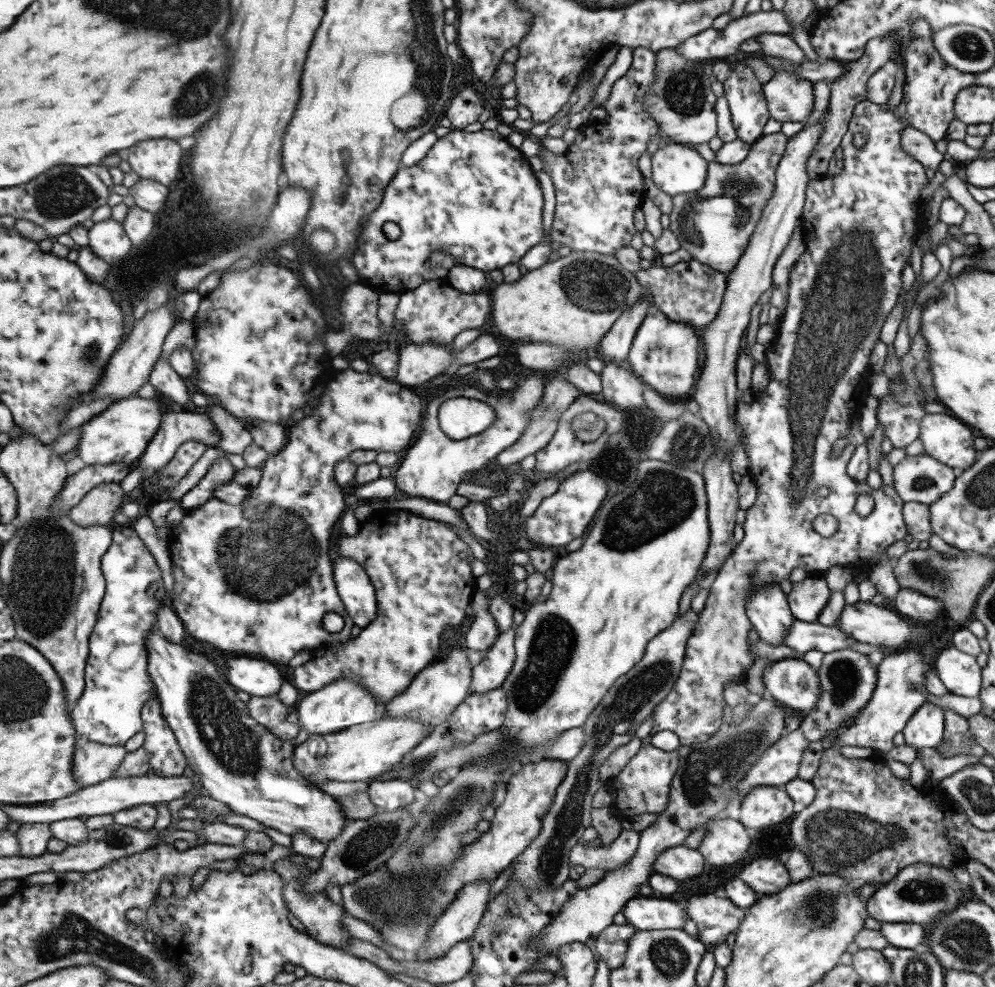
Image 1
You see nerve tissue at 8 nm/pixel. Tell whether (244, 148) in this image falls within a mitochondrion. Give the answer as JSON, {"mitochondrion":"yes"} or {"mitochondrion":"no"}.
{"mitochondrion":"no"}

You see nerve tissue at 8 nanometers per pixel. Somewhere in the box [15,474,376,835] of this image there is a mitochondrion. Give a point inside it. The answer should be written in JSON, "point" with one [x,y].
{"point":[242,552]}

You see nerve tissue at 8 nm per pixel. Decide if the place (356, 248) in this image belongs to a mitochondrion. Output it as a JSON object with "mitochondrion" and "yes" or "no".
{"mitochondrion":"no"}

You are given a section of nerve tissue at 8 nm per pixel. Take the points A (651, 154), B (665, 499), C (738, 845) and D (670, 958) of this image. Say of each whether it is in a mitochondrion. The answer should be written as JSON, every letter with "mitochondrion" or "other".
{"A":"other","B":"mitochondrion","C":"other","D":"mitochondrion"}

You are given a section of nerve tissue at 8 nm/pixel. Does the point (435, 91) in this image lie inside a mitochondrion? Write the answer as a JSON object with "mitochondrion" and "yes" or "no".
{"mitochondrion":"no"}

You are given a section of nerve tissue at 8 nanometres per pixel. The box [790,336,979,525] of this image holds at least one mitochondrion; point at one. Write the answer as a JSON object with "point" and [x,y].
{"point":[920,483]}

